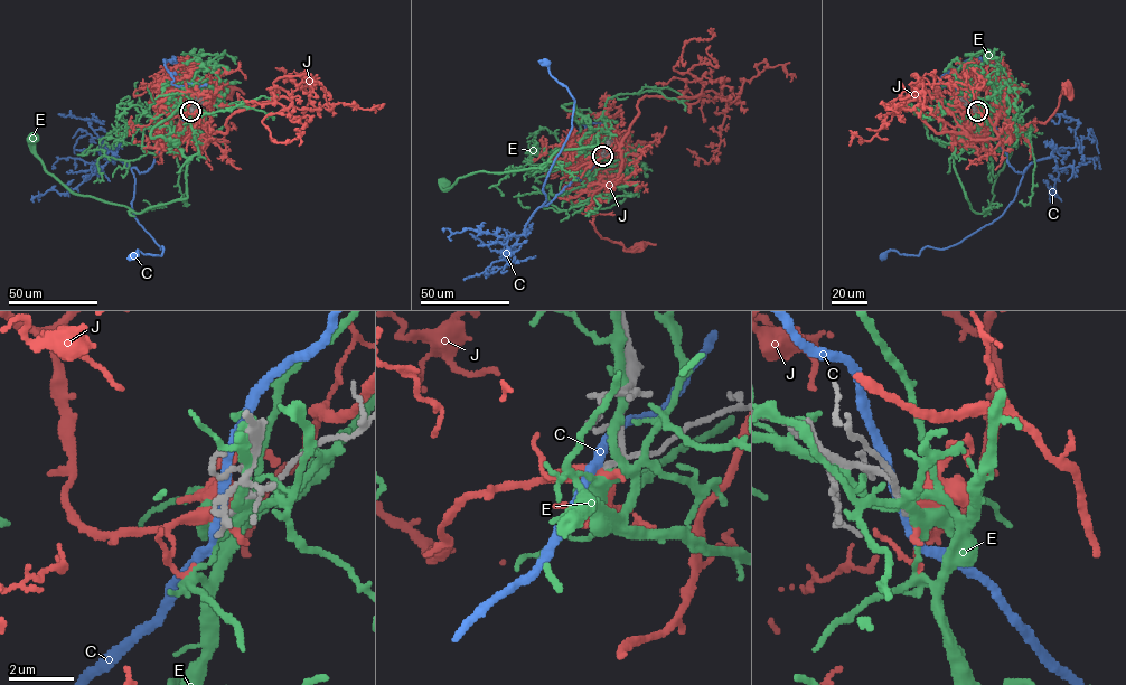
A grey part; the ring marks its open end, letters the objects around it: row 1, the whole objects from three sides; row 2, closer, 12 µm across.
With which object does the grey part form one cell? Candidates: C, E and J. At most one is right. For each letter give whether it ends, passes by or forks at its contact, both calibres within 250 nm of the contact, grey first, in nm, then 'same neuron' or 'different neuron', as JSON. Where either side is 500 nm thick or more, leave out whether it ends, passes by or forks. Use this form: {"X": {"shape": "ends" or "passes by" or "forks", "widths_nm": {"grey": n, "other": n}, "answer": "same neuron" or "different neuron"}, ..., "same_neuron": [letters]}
{"C": {"shape": "passes by", "widths_nm": {"grey": 130, "other": 280}, "answer": "different neuron"}, "E": {"shape": "forks", "widths_nm": {"grey": 170, "other": 320}, "answer": "different neuron"}, "J": {"shape": "forks", "widths_nm": {"grey": 140, "other": 380}, "answer": "same neuron"}, "same_neuron": ["J"]}

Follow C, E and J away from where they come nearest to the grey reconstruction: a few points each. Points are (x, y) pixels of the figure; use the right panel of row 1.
C: (977, 111), (998, 131), (1007, 162), (1015, 171), (1026, 167), (1014, 199), (991, 223), (948, 247), (883, 255)
E: (976, 110), (981, 134), (968, 142), (954, 167), (977, 213), (988, 209), (994, 183), (1012, 152), (1004, 138)
J: (977, 111), (978, 100), (986, 132), (972, 139), (1010, 138), (1044, 123), (1063, 90), (1072, 96), (1068, 86)

